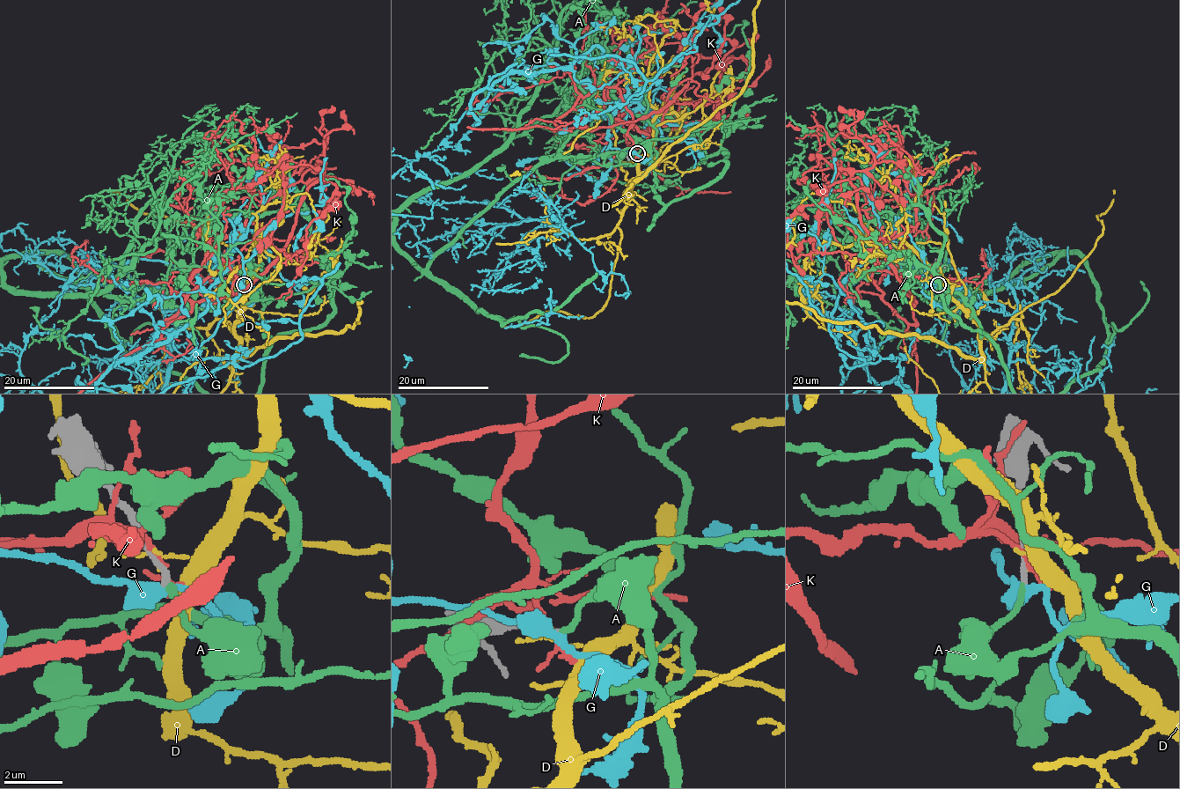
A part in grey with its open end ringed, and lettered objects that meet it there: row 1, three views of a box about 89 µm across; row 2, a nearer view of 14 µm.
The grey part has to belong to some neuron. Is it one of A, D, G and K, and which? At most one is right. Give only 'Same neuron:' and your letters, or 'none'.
Same neuron: A

